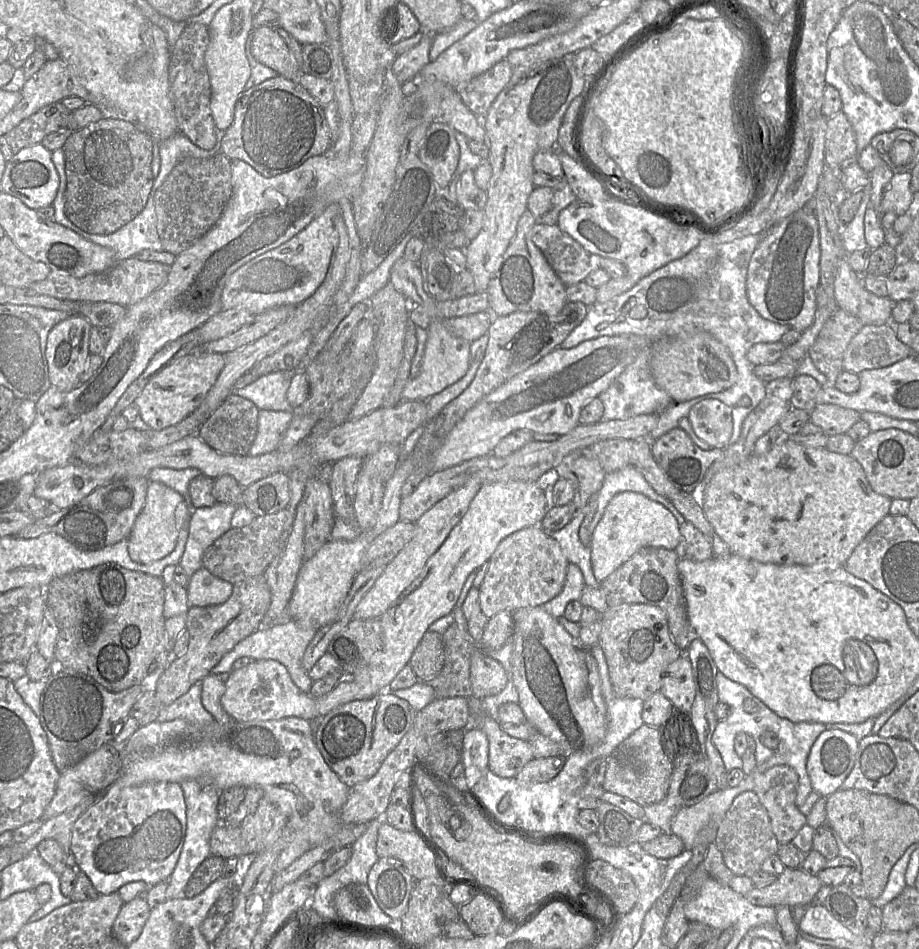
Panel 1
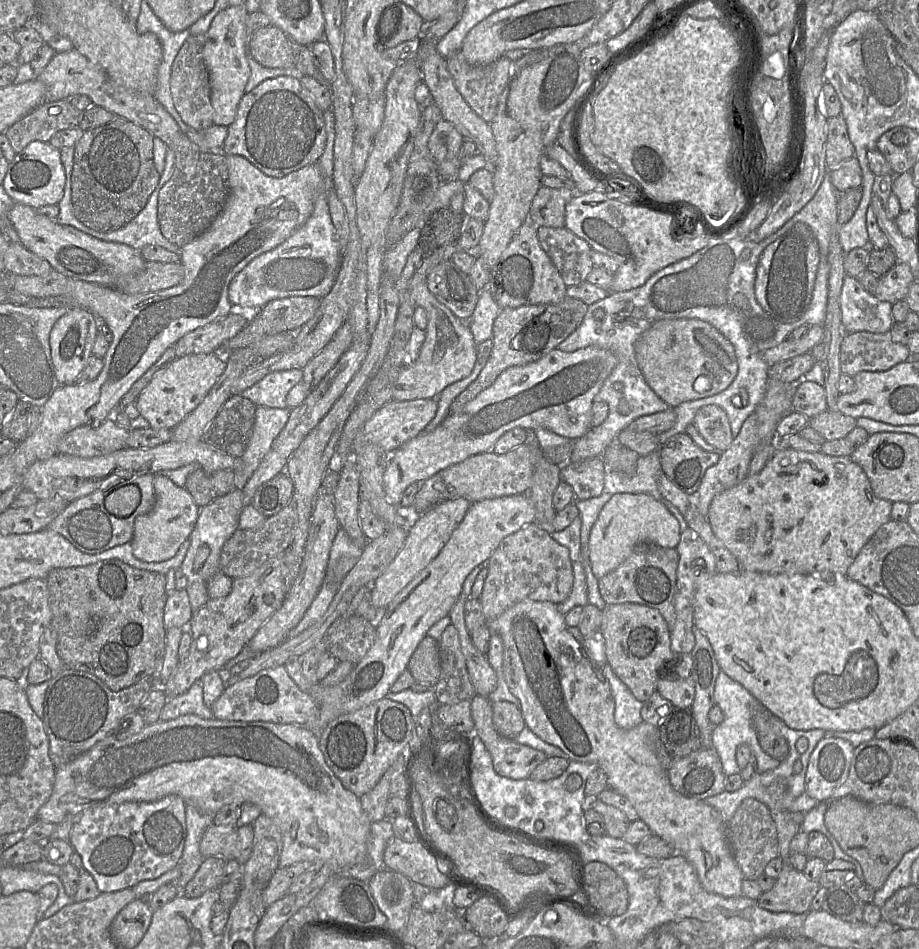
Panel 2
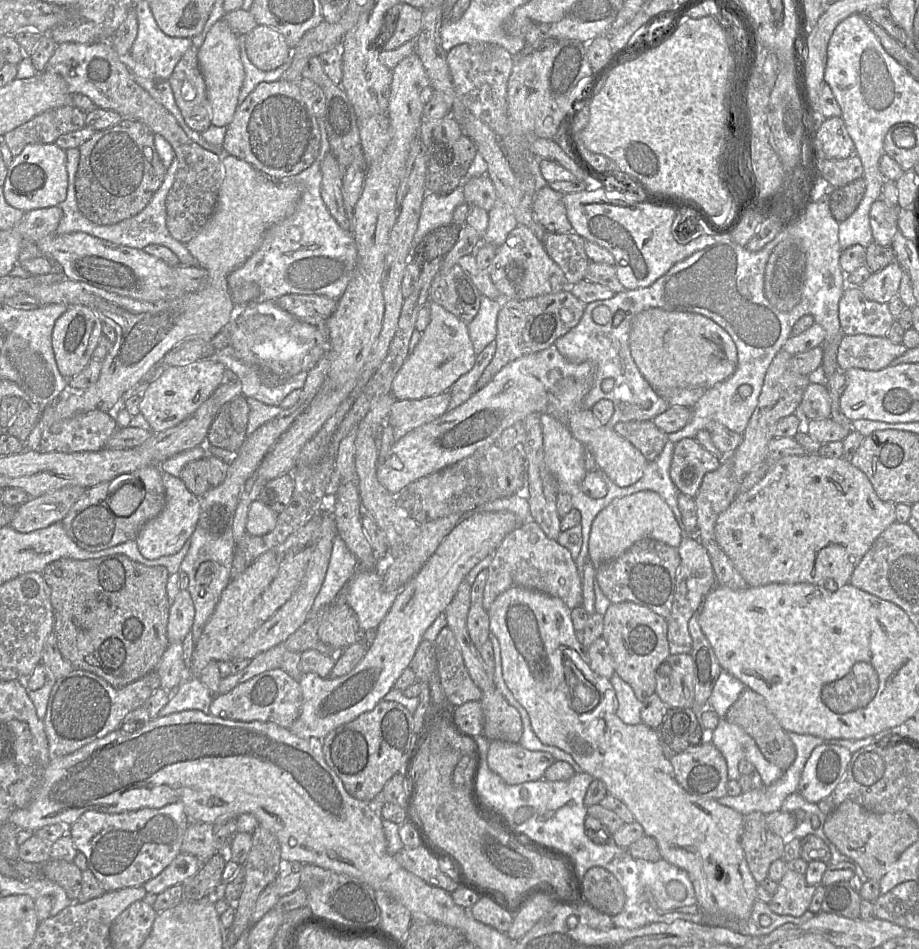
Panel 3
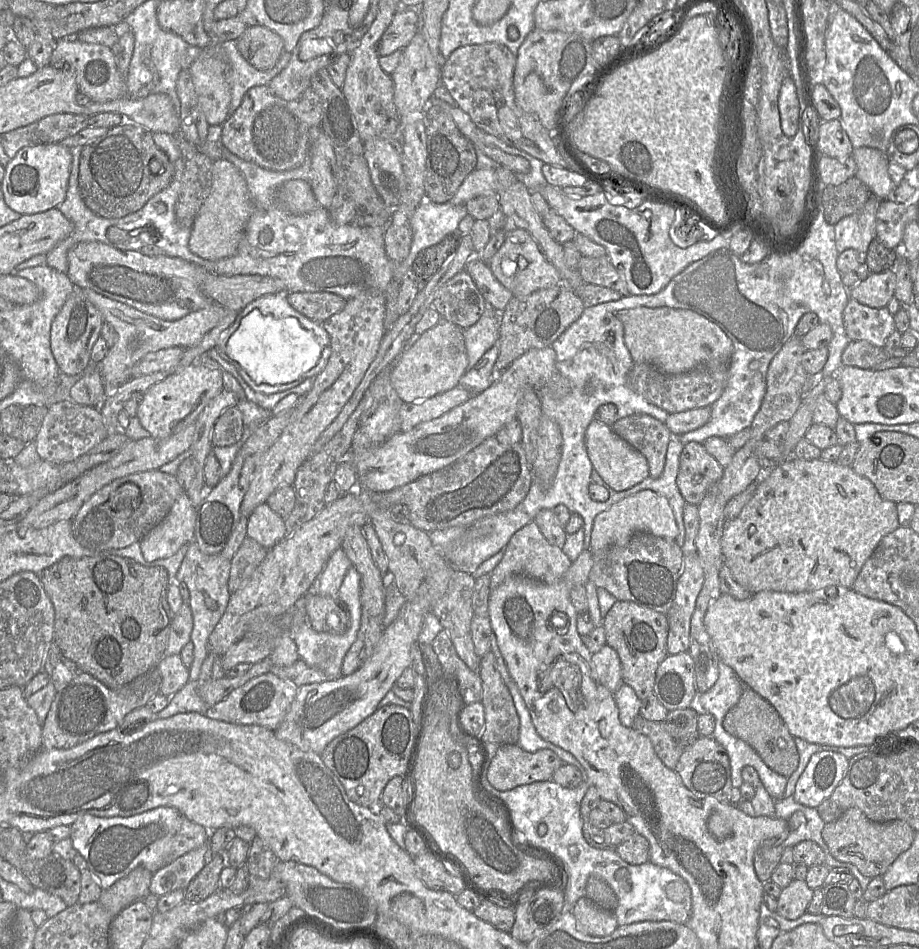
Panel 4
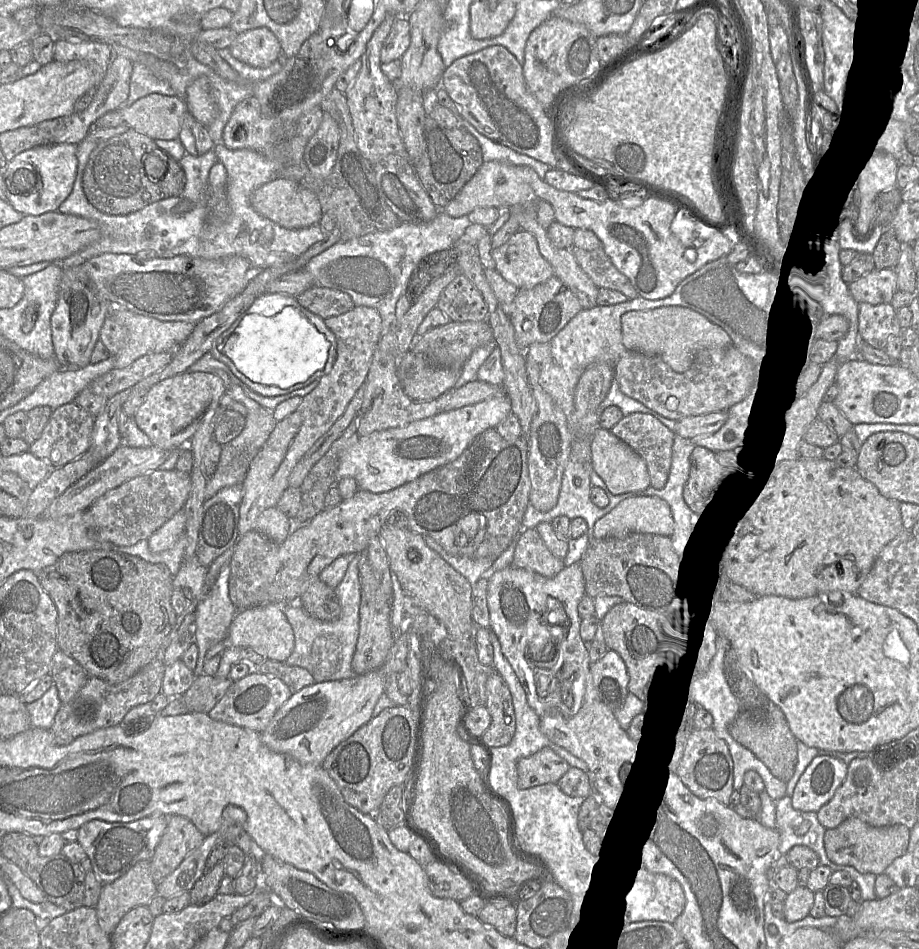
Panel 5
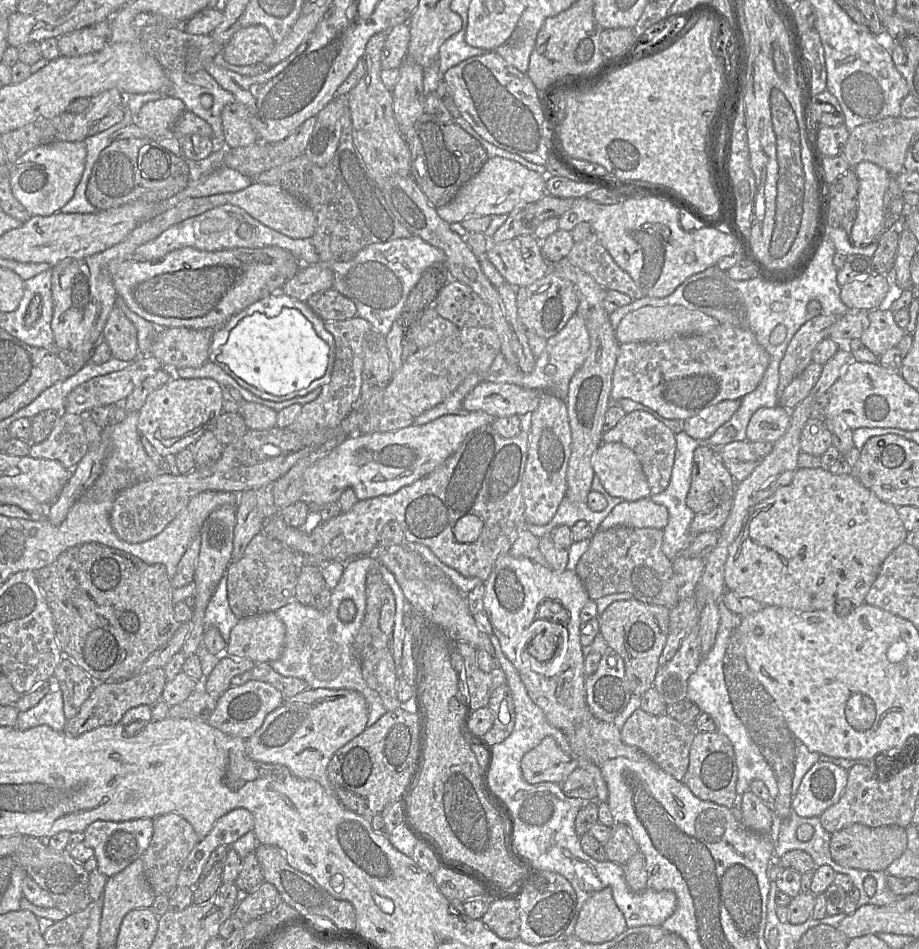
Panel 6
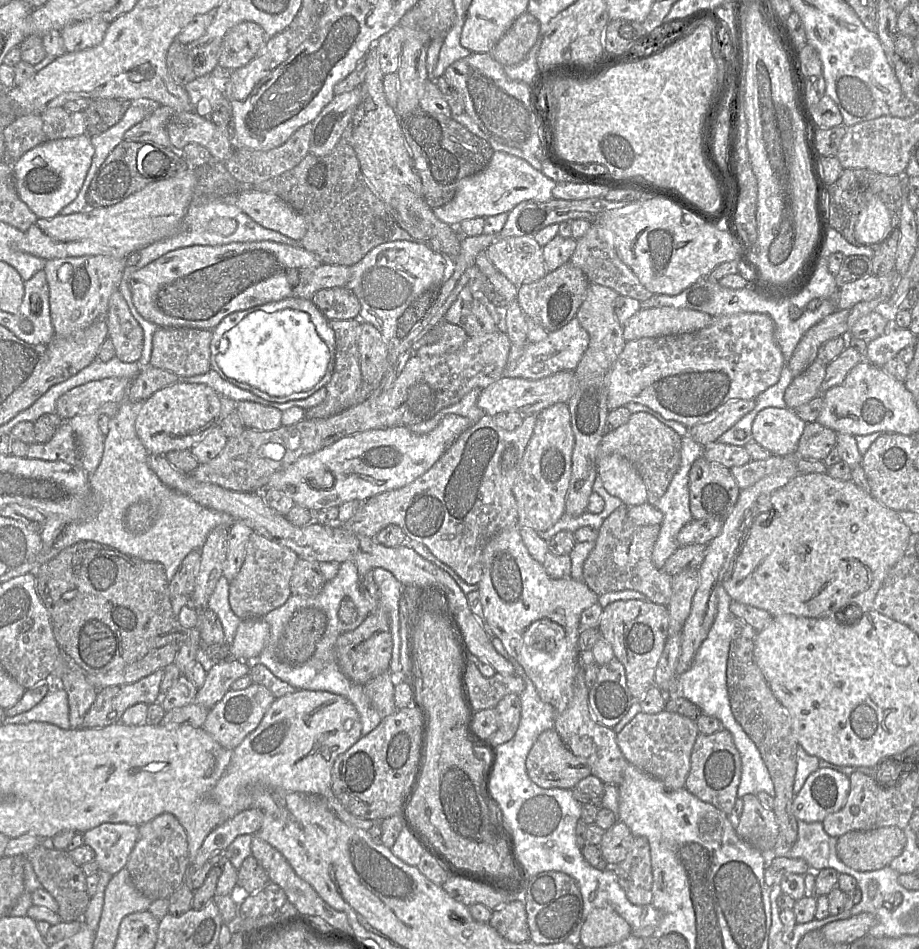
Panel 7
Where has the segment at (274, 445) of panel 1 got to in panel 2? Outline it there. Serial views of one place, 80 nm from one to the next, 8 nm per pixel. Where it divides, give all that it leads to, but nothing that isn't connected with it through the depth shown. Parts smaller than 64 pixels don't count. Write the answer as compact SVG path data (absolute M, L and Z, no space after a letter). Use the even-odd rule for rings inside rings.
M257 406L255 422L243 455L238 458L238 465L234 470L235 487L243 489L247 480L259 466L270 450L272 443L289 419L288 408L273 409Z

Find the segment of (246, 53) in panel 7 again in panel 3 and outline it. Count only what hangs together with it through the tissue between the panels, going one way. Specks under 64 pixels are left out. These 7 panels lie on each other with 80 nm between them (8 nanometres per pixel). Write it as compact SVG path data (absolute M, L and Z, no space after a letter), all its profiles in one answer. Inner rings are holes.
M258 24L244 37L250 61L262 71L271 71L283 65L292 54L285 37L276 29Z

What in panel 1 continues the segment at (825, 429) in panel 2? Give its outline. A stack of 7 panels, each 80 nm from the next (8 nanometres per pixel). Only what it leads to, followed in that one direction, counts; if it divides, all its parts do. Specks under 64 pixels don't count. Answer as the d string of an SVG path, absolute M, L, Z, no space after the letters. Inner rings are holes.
M817 404L810 412L810 422L822 428L829 437L837 434L845 434L861 418L861 412L844 408L835 404Z

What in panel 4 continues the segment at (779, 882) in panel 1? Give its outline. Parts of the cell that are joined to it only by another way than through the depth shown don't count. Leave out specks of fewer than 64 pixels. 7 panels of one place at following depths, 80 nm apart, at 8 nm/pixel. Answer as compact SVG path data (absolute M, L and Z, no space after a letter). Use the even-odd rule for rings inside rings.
M794 879L781 890L777 898L776 913L788 920L796 920L807 912L814 890L804 880Z

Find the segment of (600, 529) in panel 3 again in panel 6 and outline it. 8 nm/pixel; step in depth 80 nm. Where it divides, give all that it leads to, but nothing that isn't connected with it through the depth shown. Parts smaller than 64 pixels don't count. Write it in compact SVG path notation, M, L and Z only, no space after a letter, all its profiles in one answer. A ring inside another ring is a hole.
M650 498L637 501L623 501L616 505L601 522L601 530L616 526L631 528L657 528L663 530L669 521L669 512L663 505Z

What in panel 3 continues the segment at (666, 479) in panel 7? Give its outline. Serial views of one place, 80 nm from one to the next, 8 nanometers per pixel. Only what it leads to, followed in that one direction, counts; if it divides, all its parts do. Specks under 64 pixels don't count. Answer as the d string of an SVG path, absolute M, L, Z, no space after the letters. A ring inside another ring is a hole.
M652 420L618 422L613 430L635 446L648 462L659 456L668 441L668 434L660 430Z

